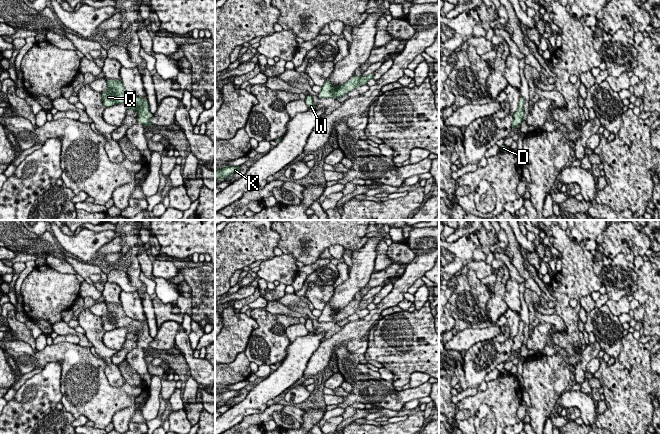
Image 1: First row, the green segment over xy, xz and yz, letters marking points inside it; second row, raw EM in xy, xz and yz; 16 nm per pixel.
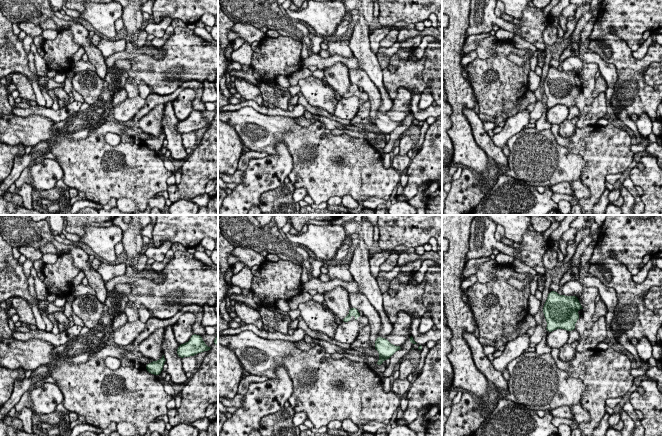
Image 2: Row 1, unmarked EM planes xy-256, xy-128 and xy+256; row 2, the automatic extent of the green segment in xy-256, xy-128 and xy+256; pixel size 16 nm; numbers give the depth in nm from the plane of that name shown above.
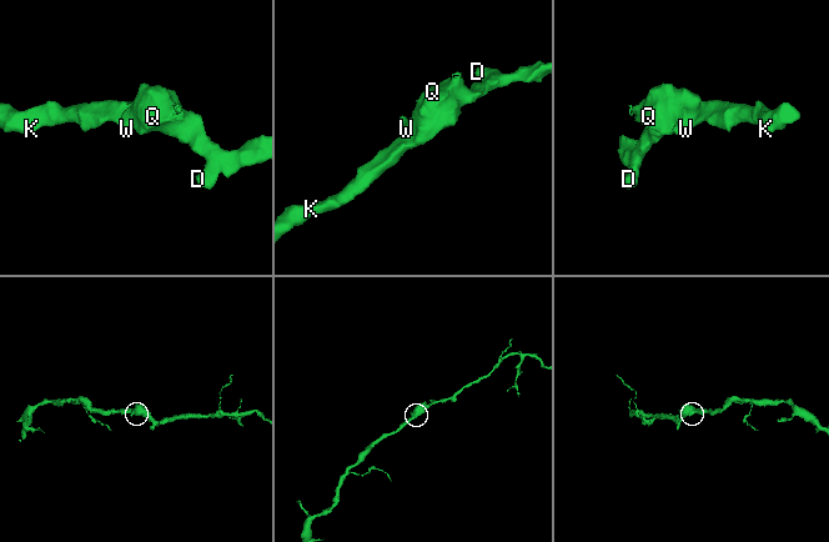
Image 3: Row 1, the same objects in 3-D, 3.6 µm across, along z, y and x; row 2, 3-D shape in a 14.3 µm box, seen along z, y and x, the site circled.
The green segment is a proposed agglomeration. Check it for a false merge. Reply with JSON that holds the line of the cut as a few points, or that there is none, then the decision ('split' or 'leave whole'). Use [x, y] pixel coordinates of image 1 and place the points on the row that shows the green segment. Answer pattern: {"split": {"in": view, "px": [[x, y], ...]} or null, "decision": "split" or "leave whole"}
{"split": null, "decision": "leave whole"}

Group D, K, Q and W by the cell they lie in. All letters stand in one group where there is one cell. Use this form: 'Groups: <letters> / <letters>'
Groups: D K Q W

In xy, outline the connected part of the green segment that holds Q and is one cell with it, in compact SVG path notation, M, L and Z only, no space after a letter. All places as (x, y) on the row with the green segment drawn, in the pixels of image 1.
M108 79L106 81L108 90L101 93L105 108L124 103L127 105L128 111L132 110L133 112L139 113L137 117L138 122L142 123L145 127L154 126L150 123L153 114L149 110L147 99L141 99L127 92L121 80Z

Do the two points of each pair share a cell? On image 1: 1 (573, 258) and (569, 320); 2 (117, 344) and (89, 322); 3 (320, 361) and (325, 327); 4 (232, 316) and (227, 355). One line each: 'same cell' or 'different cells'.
1: same cell
2: different cells
3: different cells
4: same cell

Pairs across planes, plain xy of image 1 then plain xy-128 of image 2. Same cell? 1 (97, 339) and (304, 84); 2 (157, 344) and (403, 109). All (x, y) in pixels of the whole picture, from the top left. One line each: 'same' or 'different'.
1: same
2: same

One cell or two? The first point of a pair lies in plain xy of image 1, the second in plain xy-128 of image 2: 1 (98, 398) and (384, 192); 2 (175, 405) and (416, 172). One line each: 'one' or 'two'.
1: one
2: two

